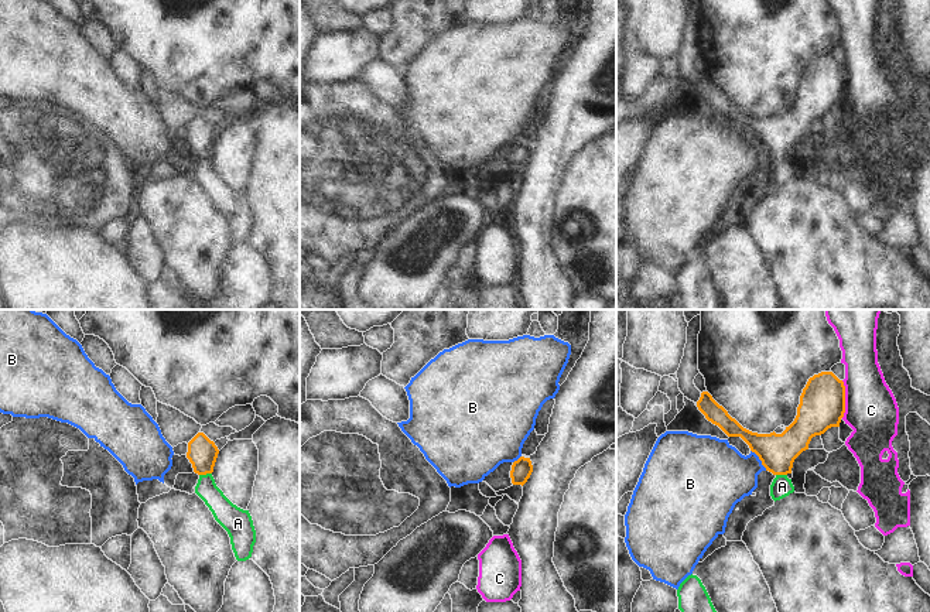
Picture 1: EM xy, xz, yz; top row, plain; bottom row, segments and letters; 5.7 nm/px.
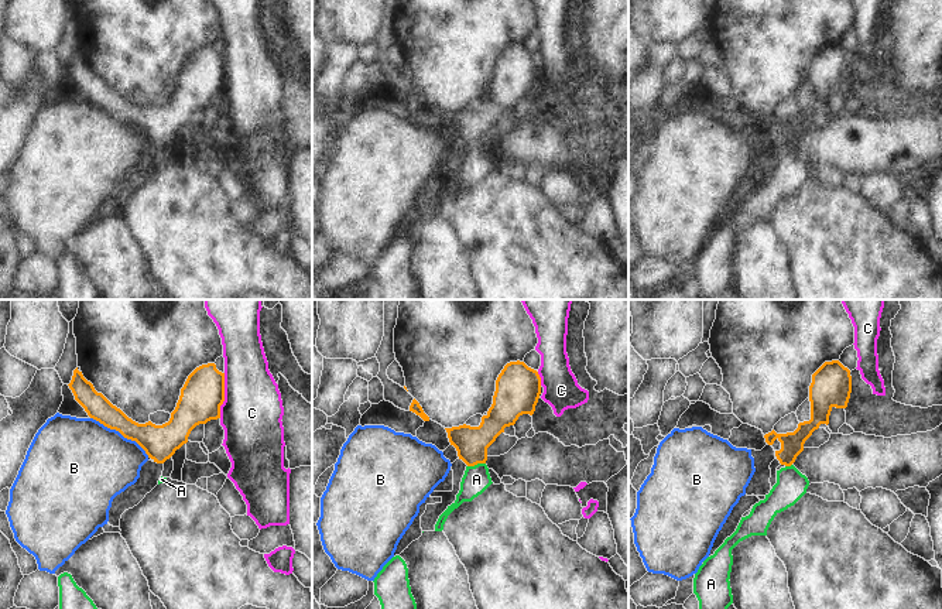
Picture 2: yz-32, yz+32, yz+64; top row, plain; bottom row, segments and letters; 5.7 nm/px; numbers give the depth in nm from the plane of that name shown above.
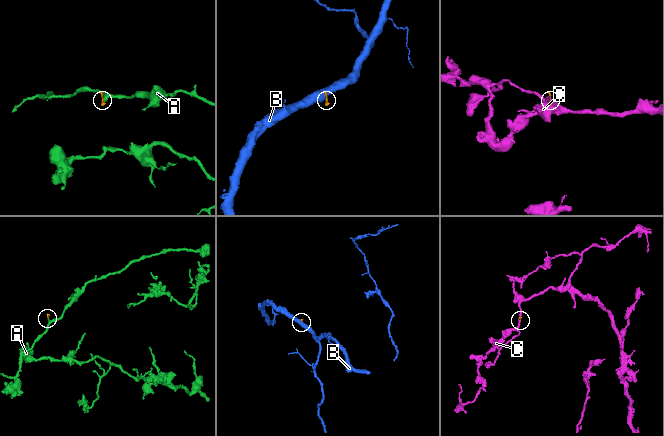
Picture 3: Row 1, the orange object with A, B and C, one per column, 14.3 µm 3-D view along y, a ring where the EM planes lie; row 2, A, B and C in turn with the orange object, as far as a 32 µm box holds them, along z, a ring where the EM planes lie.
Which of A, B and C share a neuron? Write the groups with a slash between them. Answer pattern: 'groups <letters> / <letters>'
groups A / B / C

